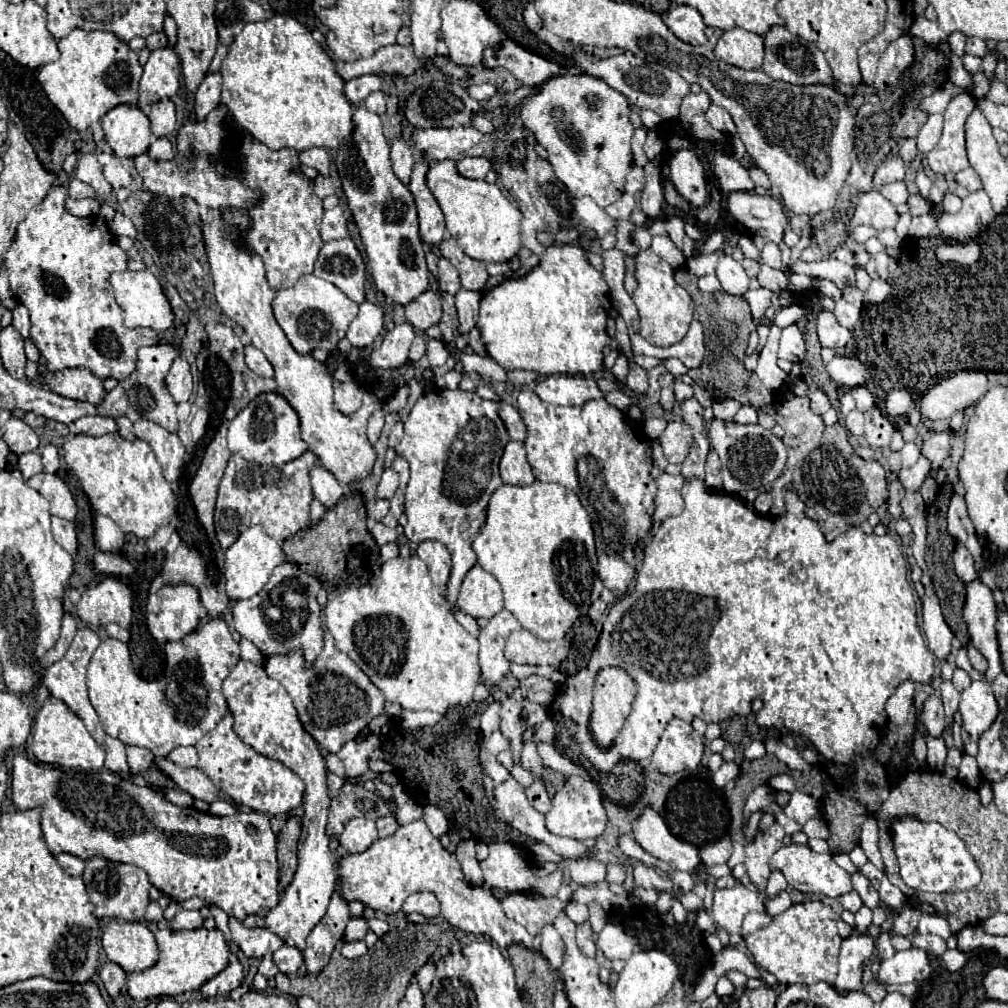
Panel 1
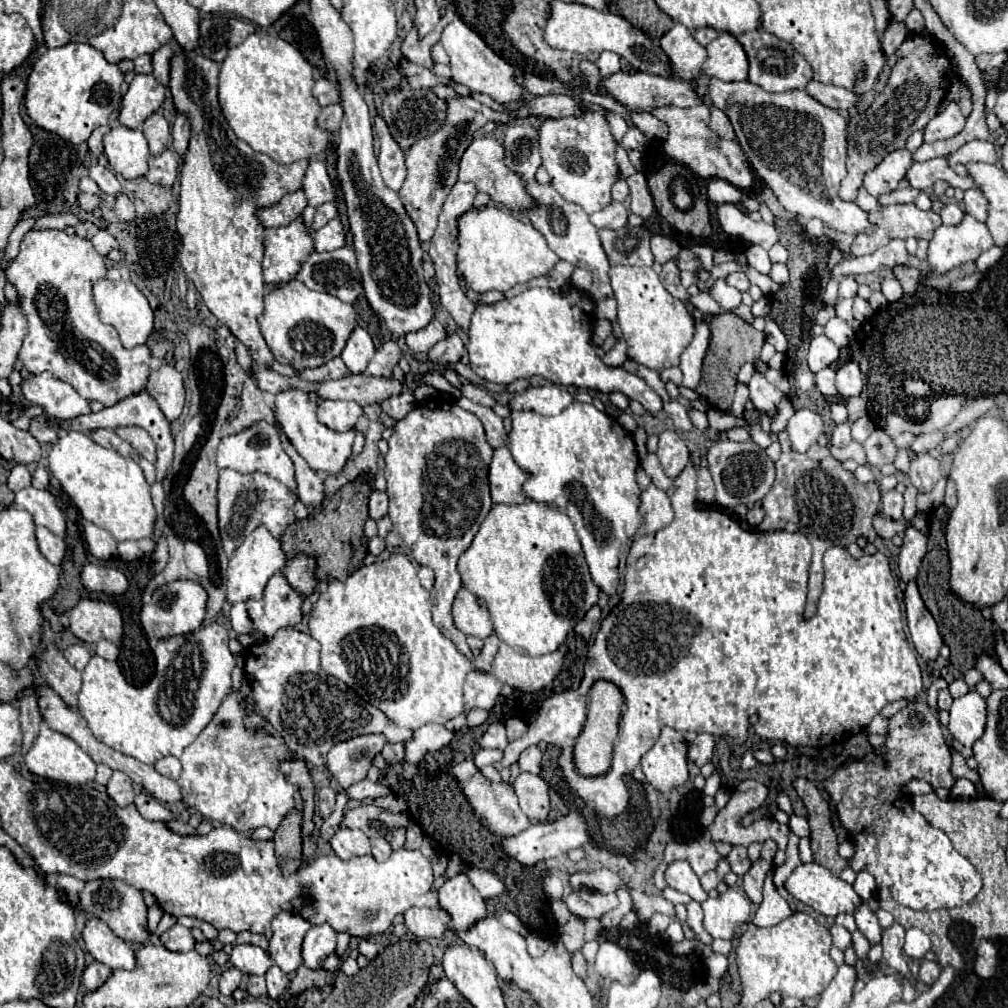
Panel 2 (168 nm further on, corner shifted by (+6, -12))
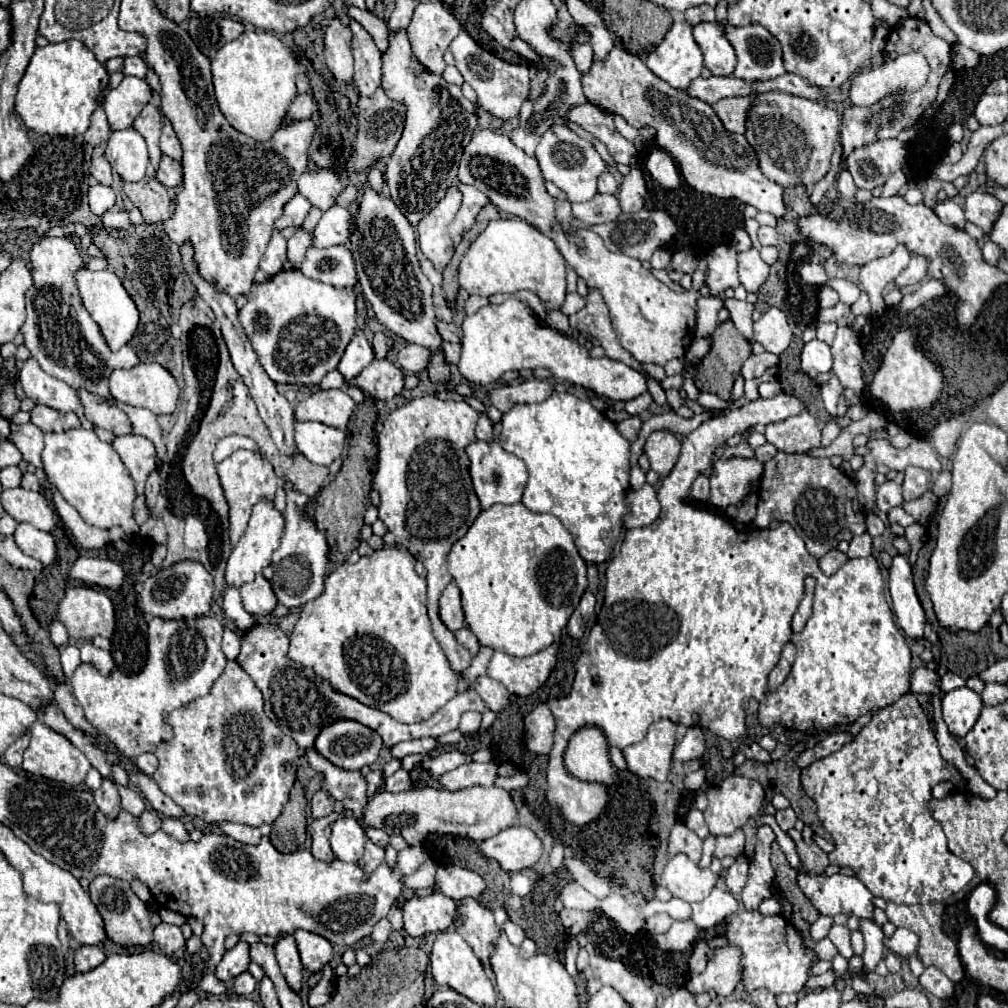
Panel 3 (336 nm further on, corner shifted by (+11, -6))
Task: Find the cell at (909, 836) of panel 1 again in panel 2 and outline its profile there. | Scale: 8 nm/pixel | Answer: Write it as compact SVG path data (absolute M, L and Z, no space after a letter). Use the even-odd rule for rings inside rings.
M910 702L904 710L890 718L890 734L886 736L886 746L886 756L880 758L872 752L864 760L850 760L824 782L826 790L836 802L840 822L850 832L850 838L856 844L856 854L850 860L850 866L856 872L870 872L876 878L878 886L890 888L894 900L912 910L938 910L968 904L982 890L980 874L968 858L956 852L950 838L942 830L930 826L922 814L914 814L912 806L908 804L910 800L906 798L906 794L900 792L900 786L910 782L912 778L922 778L934 788L952 788L952 784L956 782L950 774L950 750L944 742L936 710L932 710L926 702Z

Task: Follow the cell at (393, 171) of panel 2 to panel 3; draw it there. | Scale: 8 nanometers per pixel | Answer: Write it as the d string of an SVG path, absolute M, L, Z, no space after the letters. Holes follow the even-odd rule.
M355 20L349 24L353 32L353 58L355 58L355 84L359 94L371 96L381 86L381 52L377 50L369 32Z

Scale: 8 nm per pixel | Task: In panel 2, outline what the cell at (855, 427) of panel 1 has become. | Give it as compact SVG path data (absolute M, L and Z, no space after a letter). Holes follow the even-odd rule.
M838 424L832 432L832 438L830 438L832 446L846 446L848 442L852 442L852 434L850 434L850 424Z

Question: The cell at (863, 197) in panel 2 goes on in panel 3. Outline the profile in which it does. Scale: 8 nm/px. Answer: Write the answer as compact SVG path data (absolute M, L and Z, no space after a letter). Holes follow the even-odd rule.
M843 168L841 172L839 172L839 176L837 176L837 188L839 188L839 192L841 192L841 196L845 198L845 200L853 200L853 194L855 194L855 182L853 182L853 178L849 176L849 172Z

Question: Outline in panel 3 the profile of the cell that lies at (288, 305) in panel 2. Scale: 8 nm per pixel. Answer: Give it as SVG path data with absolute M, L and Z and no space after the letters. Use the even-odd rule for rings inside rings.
M281 270L263 284L253 284L239 322L265 374L277 384L317 384L337 368L357 330L357 292L307 278L301 270Z

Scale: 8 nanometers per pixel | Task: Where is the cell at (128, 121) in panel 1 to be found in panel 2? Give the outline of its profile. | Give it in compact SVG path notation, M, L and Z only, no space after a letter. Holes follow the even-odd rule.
M122 124L112 126L104 136L104 154L114 172L124 178L140 178L148 170L148 142L140 130Z

